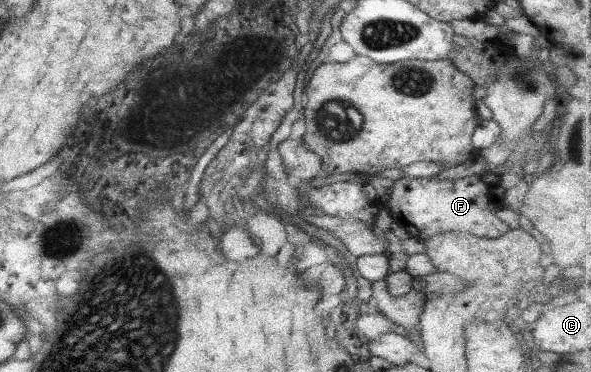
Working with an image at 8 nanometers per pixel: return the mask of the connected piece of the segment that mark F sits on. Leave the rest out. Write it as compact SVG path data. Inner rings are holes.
M486 173L467 175L454 180L438 179L435 176L427 178L402 177L393 181L391 194L386 201L388 211L396 223L401 223L405 230L416 240L429 238L435 233L445 231L460 231L465 234L477 235L478 237L495 238L504 235L509 227L502 222L494 213L503 206L502 198L498 191L490 184L484 183Z

